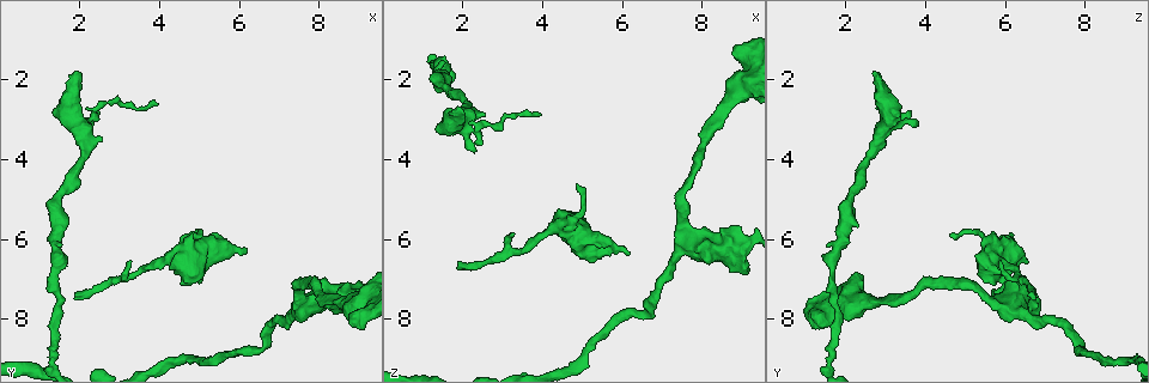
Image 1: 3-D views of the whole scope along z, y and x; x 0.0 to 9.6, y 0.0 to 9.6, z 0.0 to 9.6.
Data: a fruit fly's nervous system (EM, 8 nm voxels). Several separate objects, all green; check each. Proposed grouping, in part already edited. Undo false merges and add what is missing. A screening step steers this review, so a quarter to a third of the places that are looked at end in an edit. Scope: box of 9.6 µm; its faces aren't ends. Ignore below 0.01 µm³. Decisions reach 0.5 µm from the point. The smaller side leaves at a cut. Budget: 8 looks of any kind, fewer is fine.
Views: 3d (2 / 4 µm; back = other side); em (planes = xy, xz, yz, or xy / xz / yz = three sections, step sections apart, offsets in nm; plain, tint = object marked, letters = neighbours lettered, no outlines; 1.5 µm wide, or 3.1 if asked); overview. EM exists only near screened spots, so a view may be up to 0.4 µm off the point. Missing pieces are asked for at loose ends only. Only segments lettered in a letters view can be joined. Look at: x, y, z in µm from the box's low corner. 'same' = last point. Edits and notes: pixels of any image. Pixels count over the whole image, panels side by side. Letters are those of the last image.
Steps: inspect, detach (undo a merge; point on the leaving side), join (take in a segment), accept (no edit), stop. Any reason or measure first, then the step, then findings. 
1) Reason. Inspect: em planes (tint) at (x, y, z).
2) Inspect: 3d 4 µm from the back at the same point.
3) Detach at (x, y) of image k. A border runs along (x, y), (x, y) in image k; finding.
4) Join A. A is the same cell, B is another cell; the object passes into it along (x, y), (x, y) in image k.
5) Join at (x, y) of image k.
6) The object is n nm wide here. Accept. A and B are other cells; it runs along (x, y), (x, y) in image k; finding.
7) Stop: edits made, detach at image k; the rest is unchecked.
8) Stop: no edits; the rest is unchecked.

Tapers out. Inspect: 3d 4 µm at (1.95, 7.40, 6.55).

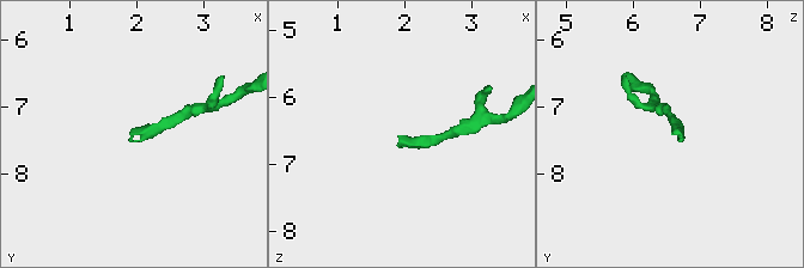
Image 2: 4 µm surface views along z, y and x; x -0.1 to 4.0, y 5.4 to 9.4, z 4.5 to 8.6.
Now the EM. Inspect: em xz step 4 (letters) at (1.90, 7.45, 6.60).

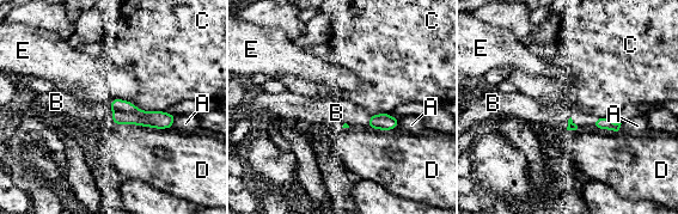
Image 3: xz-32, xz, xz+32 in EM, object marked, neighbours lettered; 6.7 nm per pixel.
Another direction. Inspect: em planes (letters) at the same point.

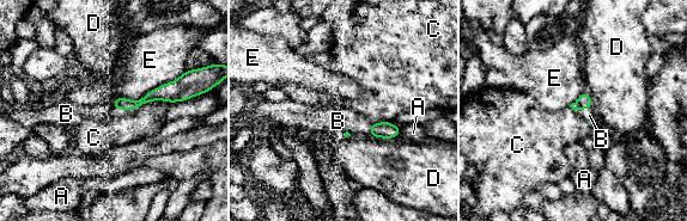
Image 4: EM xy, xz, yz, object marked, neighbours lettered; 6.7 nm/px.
The longest contact is with E, 500 nm. Join B. B is the same cell, A, C, D and E are other cells; the cell continues.

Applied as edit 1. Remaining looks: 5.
Redraw. Inspect: overview.

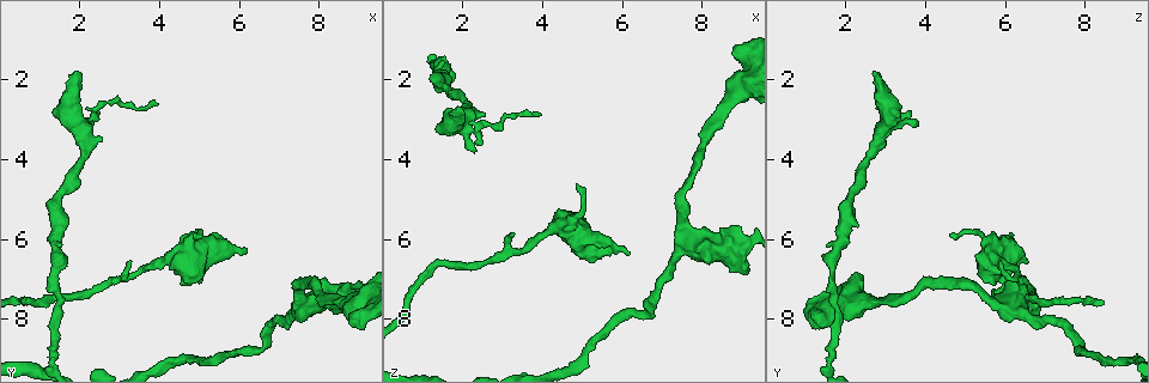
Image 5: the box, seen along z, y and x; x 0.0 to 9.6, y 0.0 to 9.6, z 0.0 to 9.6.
Thick end. Inspect: em xy step 4 (tint) at (9.15, 7.35, 6.80).

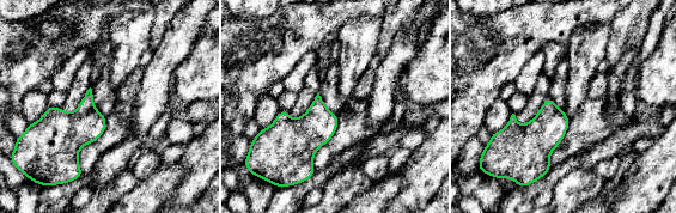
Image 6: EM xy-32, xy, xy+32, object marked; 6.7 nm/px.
Inspect: em planes (letters) at the same point.

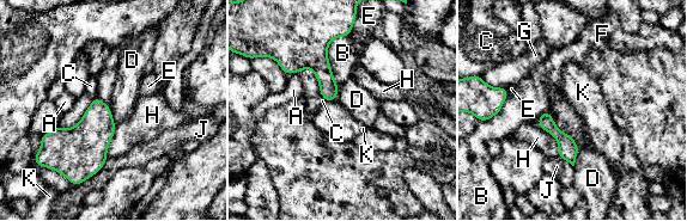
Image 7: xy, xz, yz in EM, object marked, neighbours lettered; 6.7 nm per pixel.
Accept. A, B, C, D, E, F, G, H, J and K are other cells; a border runs along (547, 110), (578, 147), (573, 166) in image 7; no lettered segment goes on from it.

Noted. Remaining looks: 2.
An open end. Inspect: 3d 2 µm at (1.90, 1.85, 2.70).

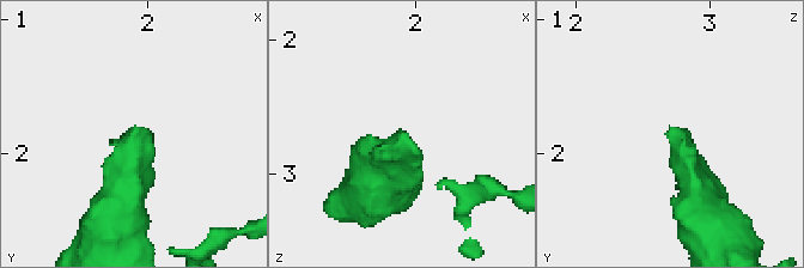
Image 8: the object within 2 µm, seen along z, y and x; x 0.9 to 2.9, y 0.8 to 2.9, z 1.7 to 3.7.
Shape alone is not enough. Inspect: em planes (letters) at (1.94, 1.82, 2.70).

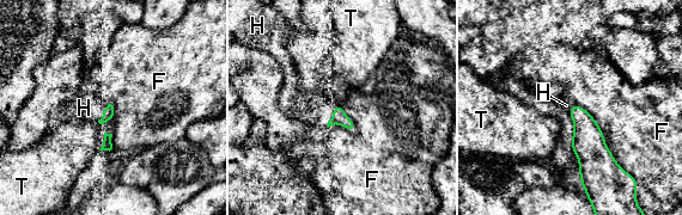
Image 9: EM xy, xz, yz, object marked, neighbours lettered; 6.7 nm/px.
Join H. H is the same cell, F and T are other cells; the cell continues.

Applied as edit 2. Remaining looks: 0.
Stop: edits made, join at image 4, join at image 9; the rest is unchecked.

